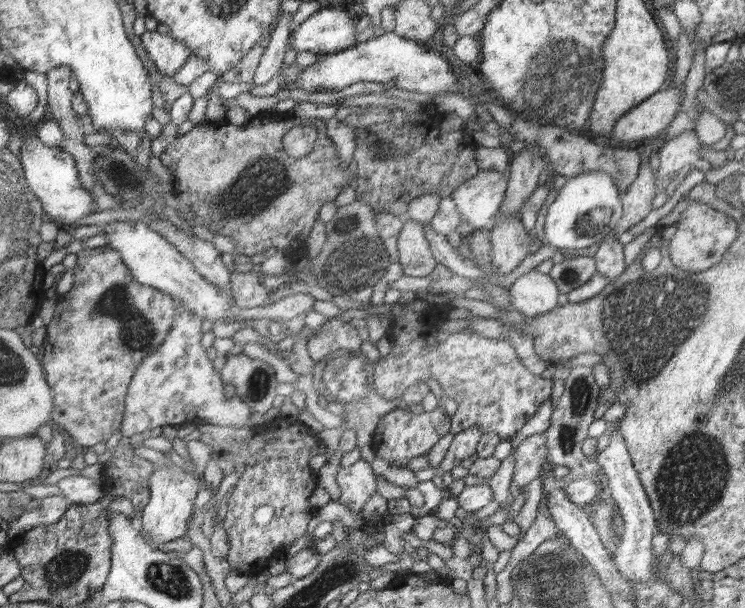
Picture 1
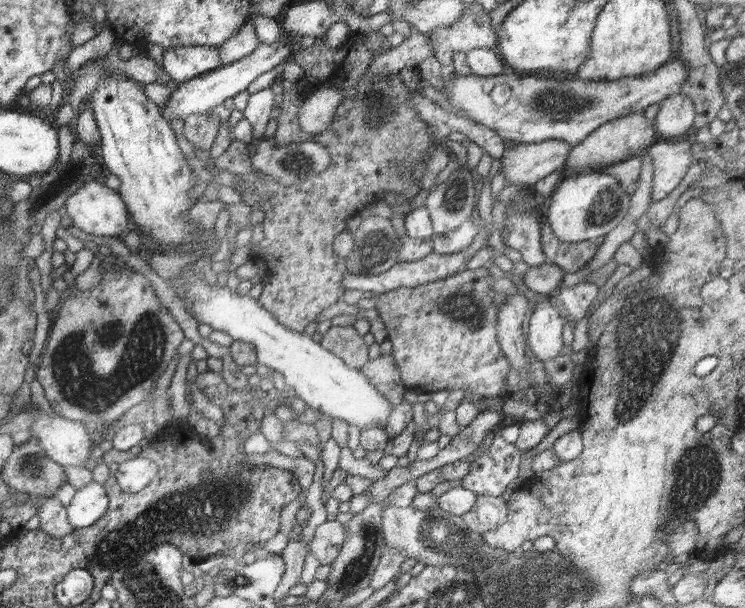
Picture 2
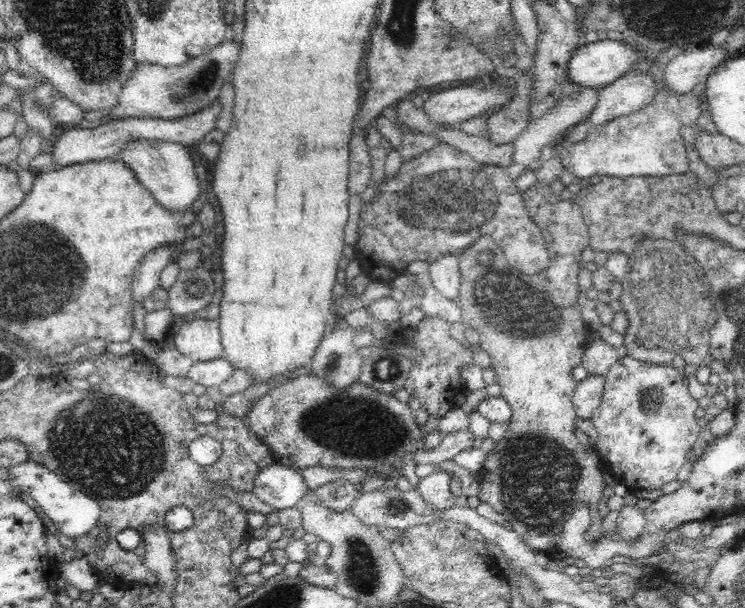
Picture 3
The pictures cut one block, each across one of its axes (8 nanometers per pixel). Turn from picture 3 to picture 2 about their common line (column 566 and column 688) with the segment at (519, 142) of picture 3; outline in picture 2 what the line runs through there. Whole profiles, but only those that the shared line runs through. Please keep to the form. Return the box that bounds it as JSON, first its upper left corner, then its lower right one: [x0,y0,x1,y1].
[654,94,695,142]

